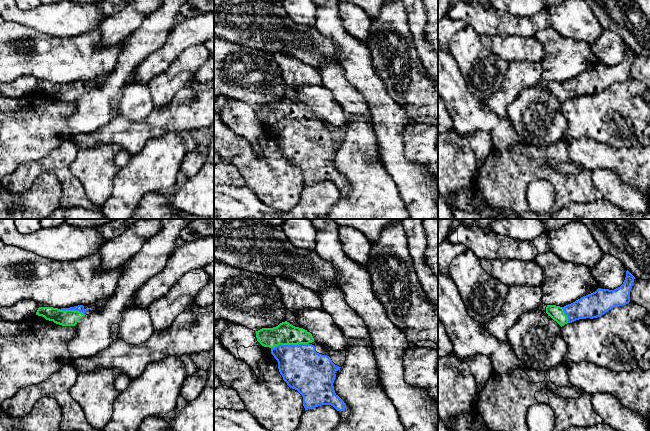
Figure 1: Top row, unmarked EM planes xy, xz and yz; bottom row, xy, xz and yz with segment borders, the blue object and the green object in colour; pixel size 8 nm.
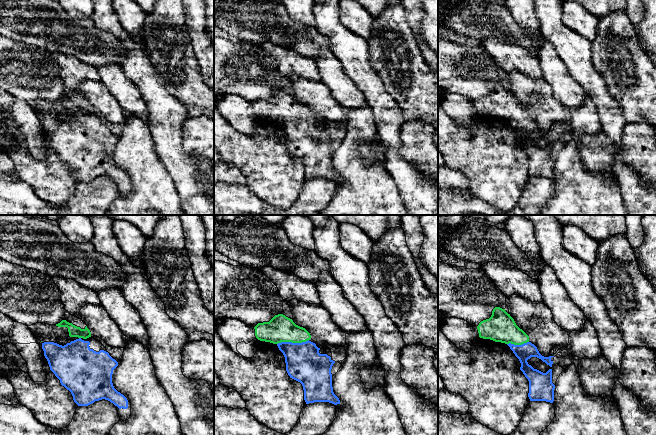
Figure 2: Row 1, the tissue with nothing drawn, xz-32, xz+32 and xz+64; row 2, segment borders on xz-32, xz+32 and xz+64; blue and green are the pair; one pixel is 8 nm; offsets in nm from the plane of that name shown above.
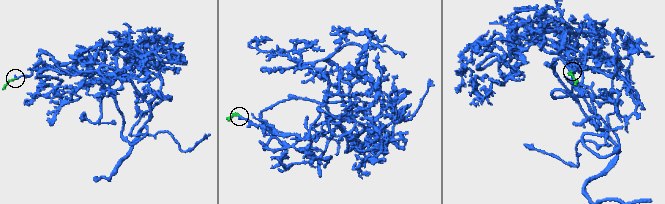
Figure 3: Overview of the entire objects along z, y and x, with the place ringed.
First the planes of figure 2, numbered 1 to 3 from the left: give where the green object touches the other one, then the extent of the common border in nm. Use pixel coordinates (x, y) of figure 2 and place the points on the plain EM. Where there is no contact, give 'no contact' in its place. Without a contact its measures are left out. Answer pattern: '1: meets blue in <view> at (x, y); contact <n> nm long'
1: no contact
2: meets blue in xz+32 at (291, 118); contact 260 nm long
3: meets blue in xz+64 at (517, 121); contact 180 nm long

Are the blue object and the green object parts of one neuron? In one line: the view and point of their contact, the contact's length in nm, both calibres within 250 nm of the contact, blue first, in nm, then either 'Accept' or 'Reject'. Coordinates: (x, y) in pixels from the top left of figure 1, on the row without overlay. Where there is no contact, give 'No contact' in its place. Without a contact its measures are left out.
Touches blue at xz (289, 121). Shared border 300 nm. Thickness 360 nm (blue) against 180 nm. Accept

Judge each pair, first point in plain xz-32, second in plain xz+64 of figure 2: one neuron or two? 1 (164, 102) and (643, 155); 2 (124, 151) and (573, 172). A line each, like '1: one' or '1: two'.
1: two
2: one

